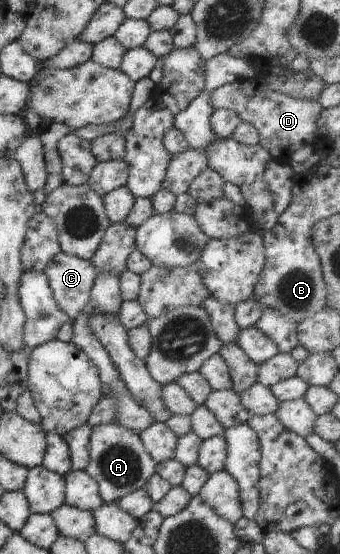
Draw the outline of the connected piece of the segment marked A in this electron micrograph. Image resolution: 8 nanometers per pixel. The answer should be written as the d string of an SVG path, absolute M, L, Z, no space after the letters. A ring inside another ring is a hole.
M102 424L91 427L89 462L86 473L98 484L104 504L119 501L133 491L146 488L155 473L155 463L139 435L119 425Z

